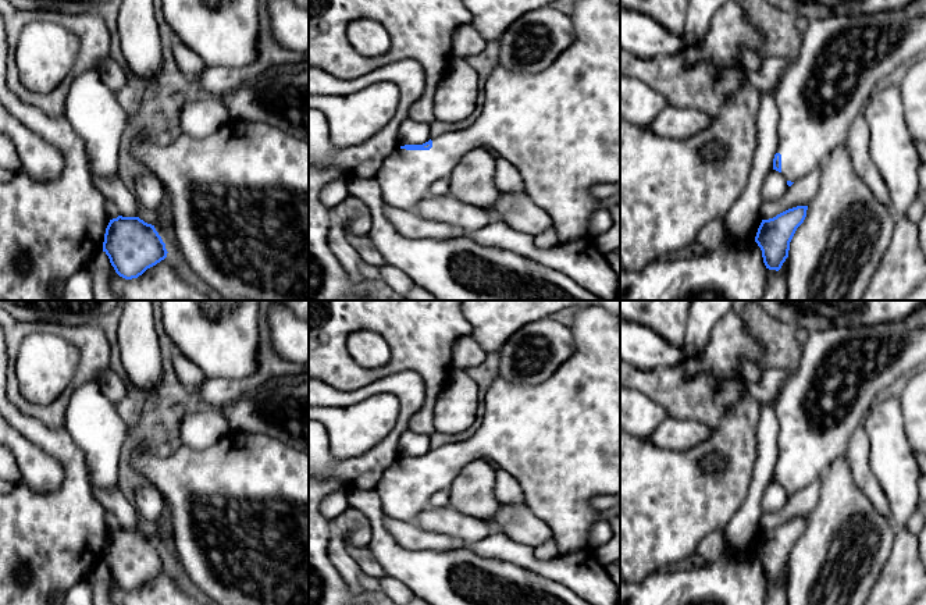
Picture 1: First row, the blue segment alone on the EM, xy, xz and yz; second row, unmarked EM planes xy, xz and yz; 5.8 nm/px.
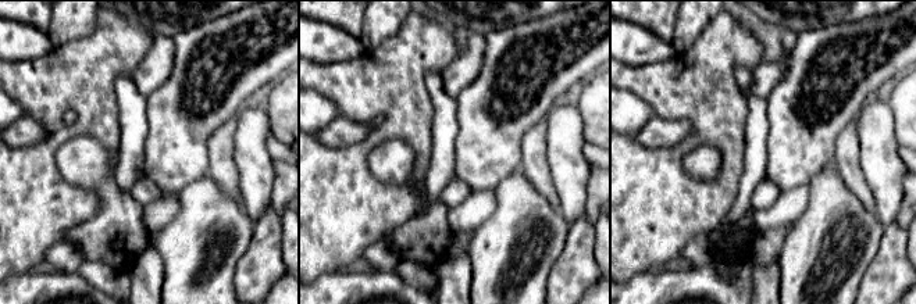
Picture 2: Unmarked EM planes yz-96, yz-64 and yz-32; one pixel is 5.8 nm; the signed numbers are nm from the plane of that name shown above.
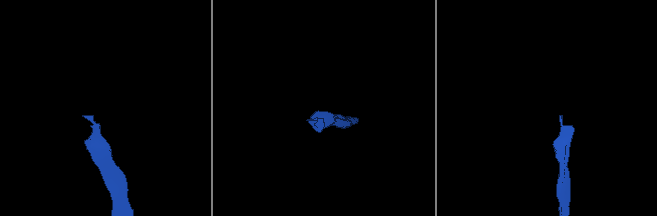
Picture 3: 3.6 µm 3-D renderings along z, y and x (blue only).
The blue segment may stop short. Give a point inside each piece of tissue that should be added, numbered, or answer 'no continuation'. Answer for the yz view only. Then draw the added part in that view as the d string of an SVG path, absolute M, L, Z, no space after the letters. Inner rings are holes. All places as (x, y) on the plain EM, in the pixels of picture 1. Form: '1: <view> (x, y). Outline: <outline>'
1: yz (844, 370). Outline: M926 303L908 317L866 327L811 331L802 345L798 370L774 401L777 460L781 487L797 494L845 455L854 430L863 424L870 406L895 382L926 366Z

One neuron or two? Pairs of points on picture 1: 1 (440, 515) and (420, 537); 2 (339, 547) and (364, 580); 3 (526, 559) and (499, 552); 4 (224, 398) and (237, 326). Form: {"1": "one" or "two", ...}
{"1": "two", "2": "two", "3": "one", "4": "two"}

